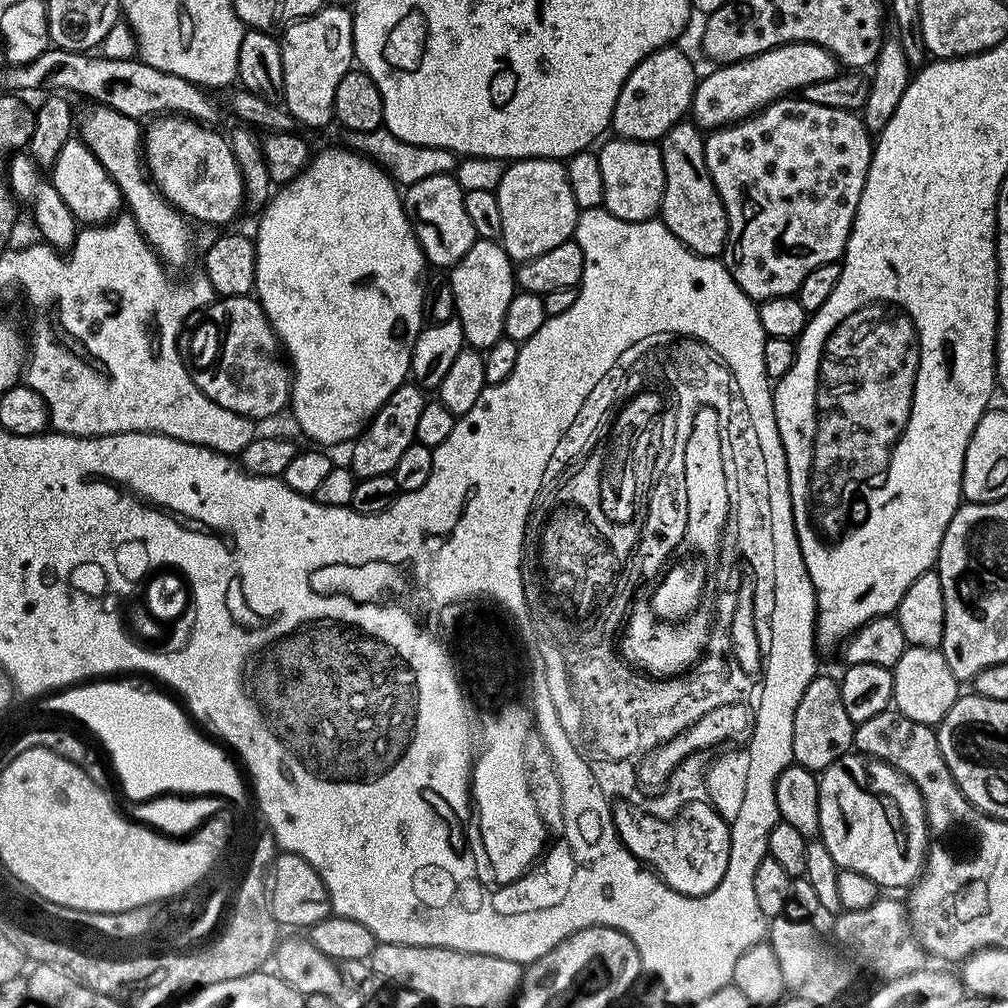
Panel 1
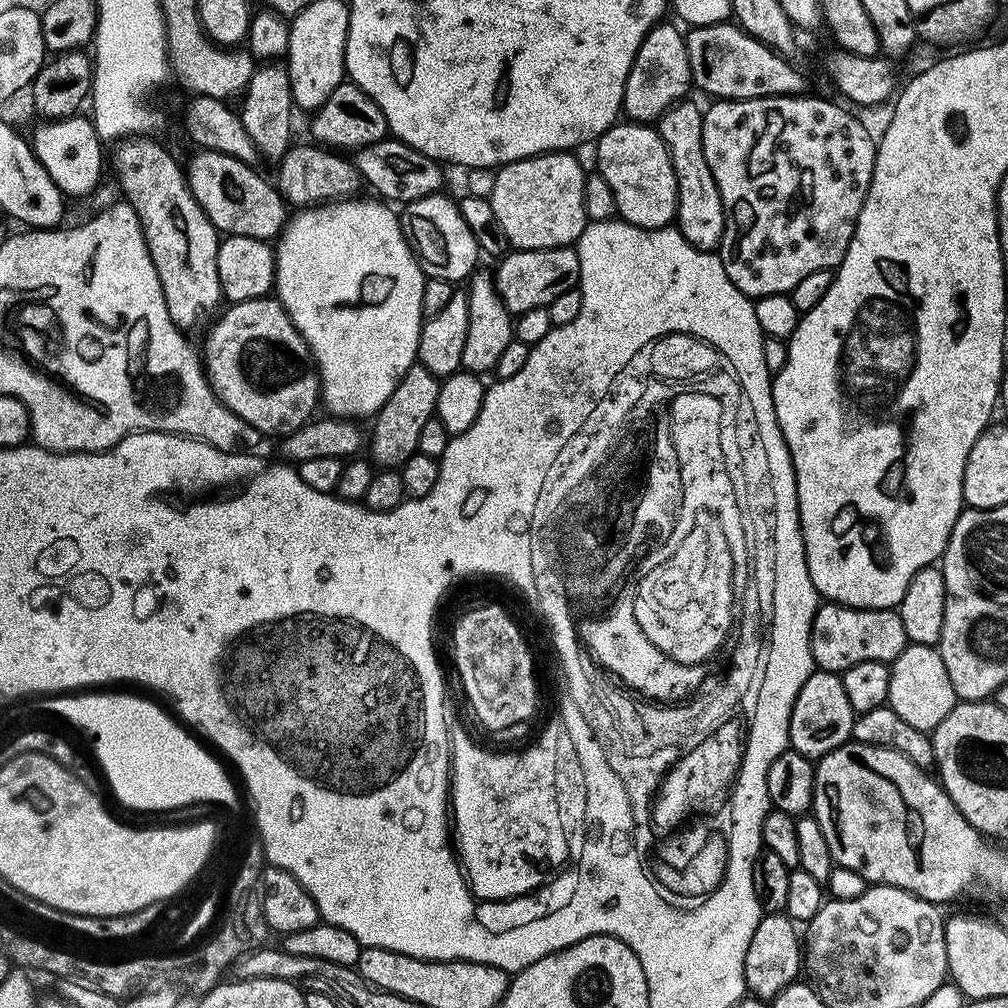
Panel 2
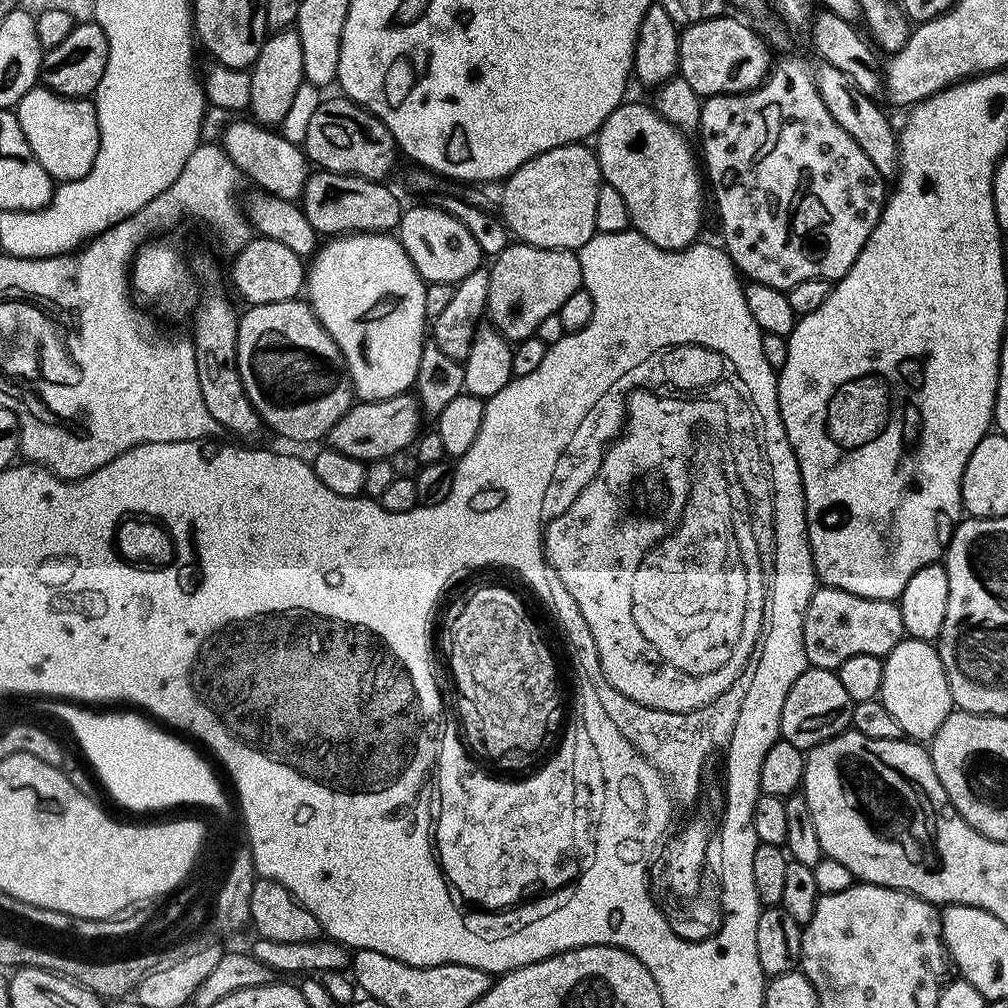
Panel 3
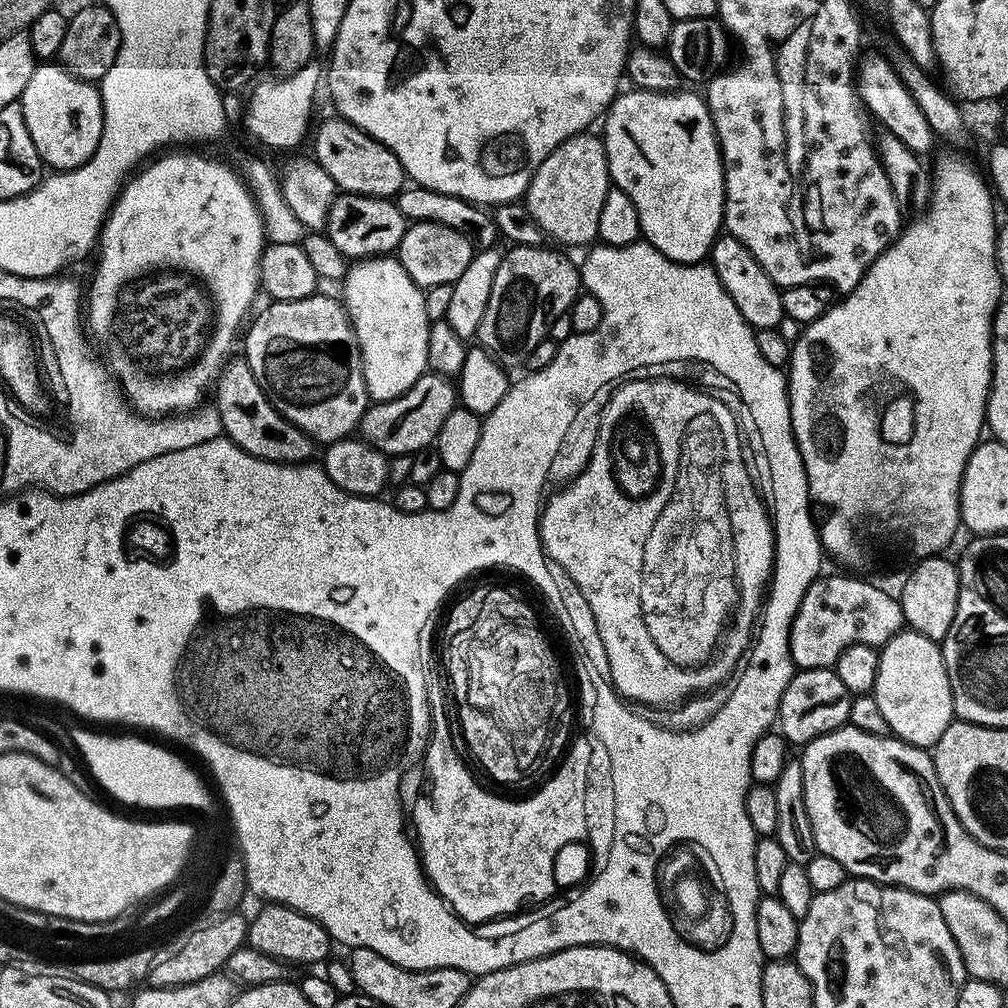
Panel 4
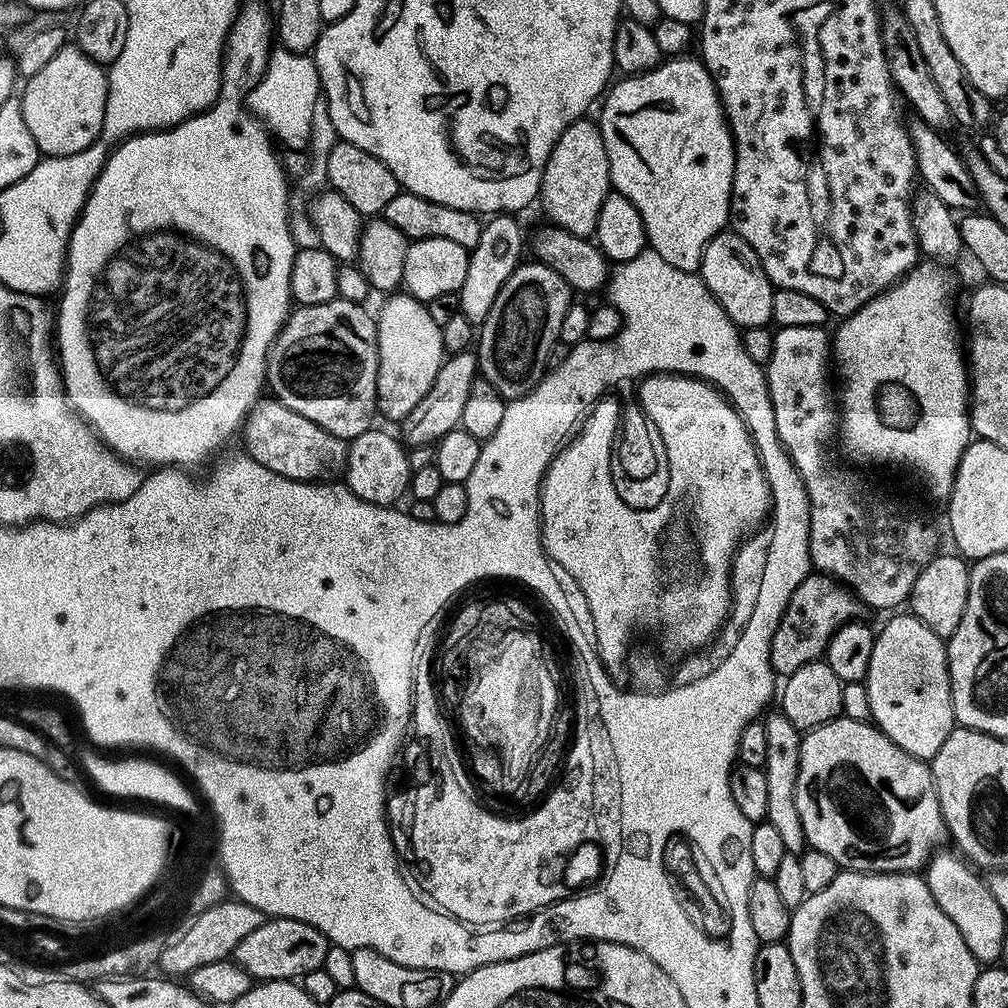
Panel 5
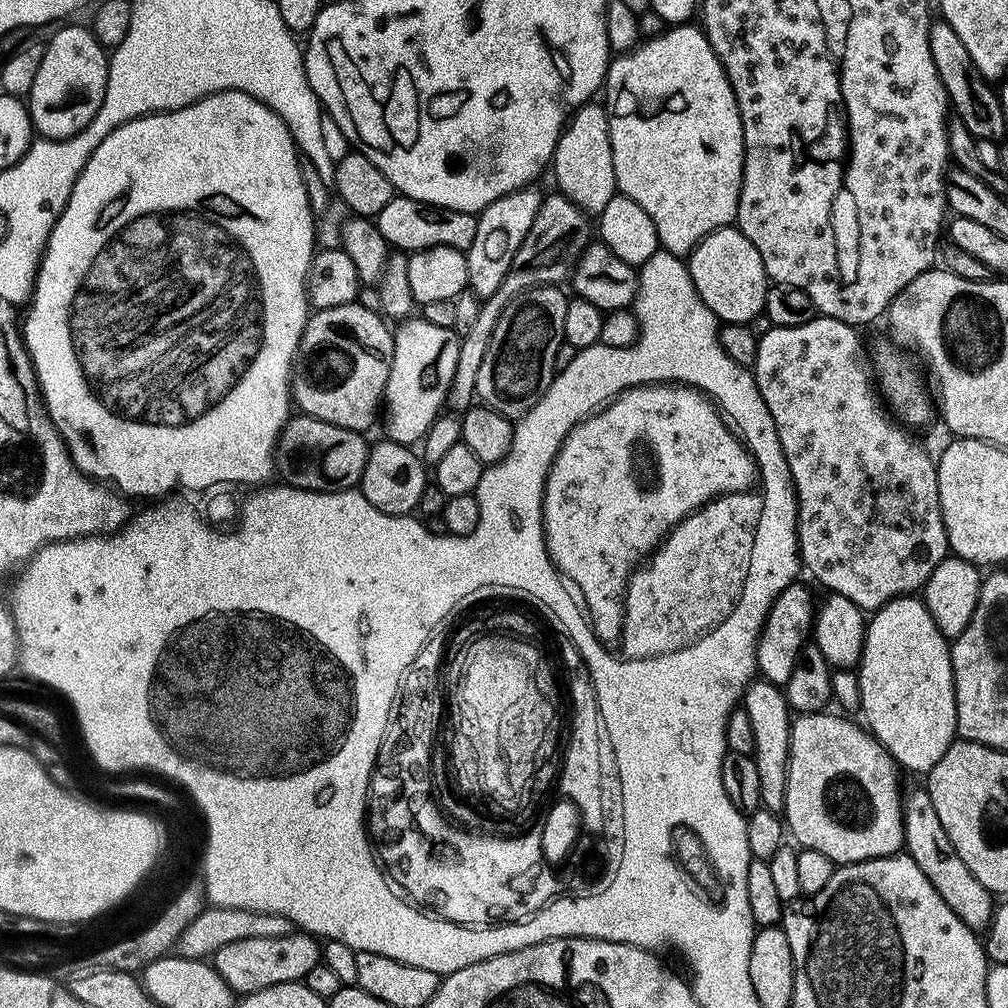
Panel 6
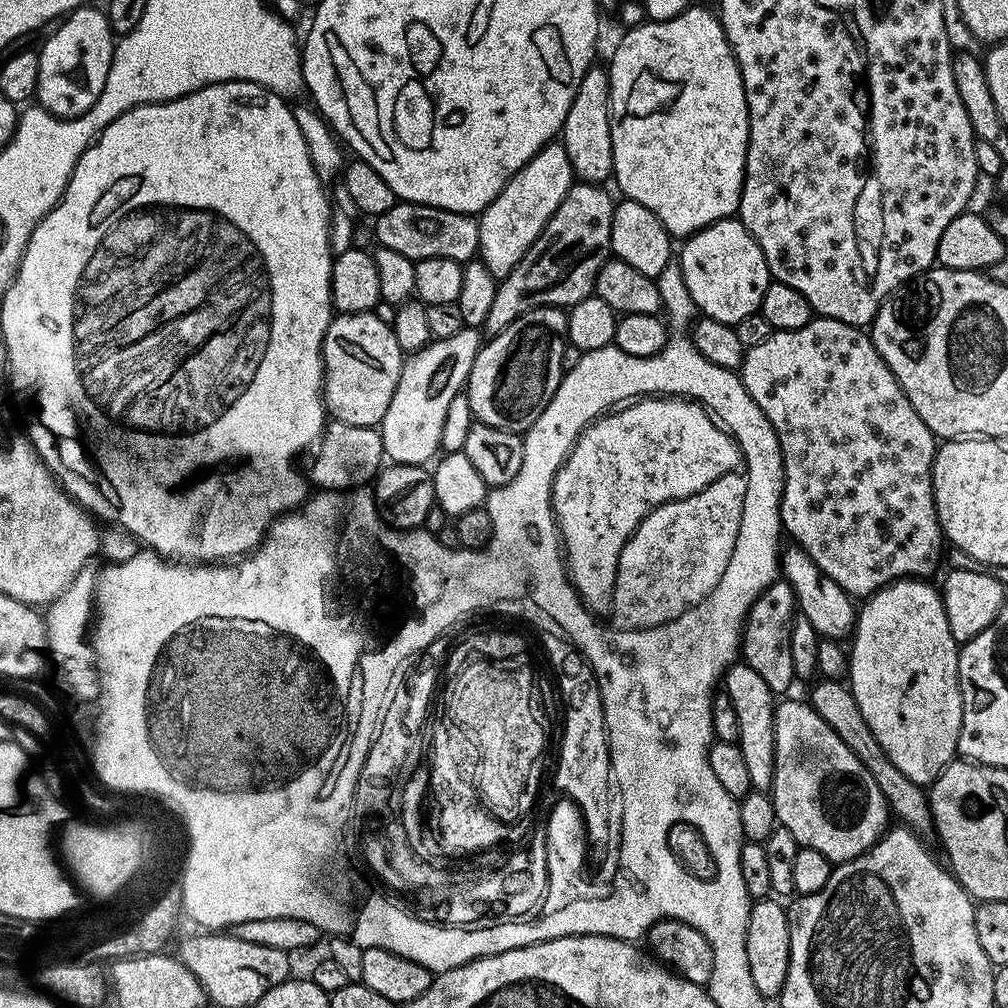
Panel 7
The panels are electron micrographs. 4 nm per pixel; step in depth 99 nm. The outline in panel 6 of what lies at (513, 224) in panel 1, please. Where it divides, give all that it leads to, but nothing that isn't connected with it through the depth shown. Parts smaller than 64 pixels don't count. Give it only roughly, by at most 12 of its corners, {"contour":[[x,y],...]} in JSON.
{"contour":[[608,109],[572,113],[550,172],[596,218],[618,195]]}

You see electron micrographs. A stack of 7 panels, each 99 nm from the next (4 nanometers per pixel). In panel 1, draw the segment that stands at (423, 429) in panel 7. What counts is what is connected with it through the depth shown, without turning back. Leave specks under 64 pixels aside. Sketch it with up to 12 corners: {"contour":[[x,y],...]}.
{"contour":[[338,146],[259,216],[254,295],[313,445],[409,379],[426,261]]}

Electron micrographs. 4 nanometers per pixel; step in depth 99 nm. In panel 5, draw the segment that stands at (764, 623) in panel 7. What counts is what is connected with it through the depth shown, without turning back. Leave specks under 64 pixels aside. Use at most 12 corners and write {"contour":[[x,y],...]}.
{"contour":[[810,574],[794,590],[770,662],[786,678],[819,660],[862,603]]}

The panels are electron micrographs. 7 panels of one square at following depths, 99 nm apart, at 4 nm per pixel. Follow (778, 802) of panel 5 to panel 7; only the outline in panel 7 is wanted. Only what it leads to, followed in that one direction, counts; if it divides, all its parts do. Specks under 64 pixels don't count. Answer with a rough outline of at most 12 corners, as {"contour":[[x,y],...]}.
{"contour":[[737,662],[722,677],[757,792],[774,778],[777,701]]}

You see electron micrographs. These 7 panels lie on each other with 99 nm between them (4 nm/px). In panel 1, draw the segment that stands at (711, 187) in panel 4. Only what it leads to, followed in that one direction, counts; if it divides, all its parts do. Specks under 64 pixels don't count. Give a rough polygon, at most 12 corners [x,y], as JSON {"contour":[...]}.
{"contour":[[612,138],[598,155],[602,207],[653,219],[664,193],[659,147]]}

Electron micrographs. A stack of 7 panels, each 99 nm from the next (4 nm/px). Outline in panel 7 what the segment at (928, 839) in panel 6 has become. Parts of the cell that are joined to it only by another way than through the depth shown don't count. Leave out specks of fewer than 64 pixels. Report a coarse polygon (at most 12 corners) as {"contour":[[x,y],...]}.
{"contour":[[817,679],[812,708],[868,768],[891,815],[929,831],[927,791],[882,750],[851,687]]}

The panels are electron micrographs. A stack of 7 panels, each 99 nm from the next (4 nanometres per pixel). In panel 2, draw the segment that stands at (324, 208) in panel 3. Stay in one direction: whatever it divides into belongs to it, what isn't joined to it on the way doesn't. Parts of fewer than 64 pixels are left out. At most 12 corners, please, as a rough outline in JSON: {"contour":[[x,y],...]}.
{"contour":[[312,142],[278,162],[285,201],[309,206],[355,197],[353,161]]}

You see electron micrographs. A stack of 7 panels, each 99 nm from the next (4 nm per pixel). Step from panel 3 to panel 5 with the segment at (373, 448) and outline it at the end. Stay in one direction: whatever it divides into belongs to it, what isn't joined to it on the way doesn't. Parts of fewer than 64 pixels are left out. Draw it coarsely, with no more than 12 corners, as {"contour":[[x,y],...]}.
{"contour":[[475,351],[453,352],[402,421],[405,445],[435,445],[460,427]]}

